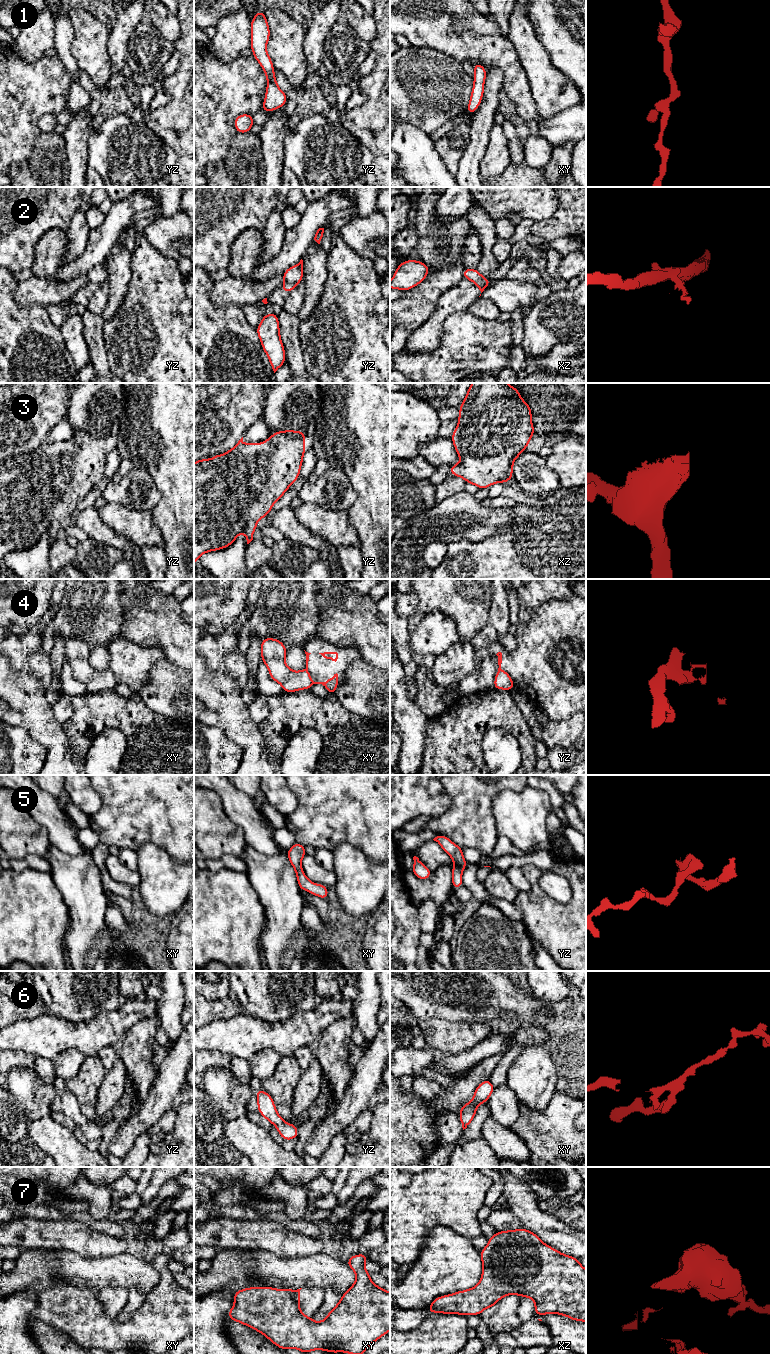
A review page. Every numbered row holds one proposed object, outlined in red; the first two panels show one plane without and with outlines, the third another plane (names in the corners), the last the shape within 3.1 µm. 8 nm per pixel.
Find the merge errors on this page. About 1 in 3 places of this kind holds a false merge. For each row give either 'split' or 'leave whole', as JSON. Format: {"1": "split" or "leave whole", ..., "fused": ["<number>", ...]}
{"1": "leave whole", "2": "split", "3": "leave whole", "4": "split", "5": "leave whole", "6": "leave whole", "7": "split", "fused": ["2", "4", "7"]}

